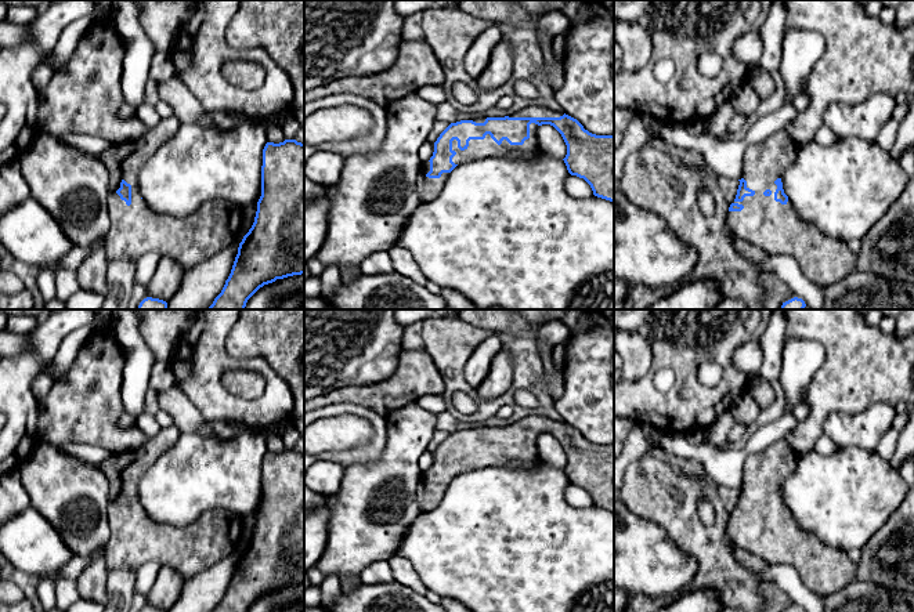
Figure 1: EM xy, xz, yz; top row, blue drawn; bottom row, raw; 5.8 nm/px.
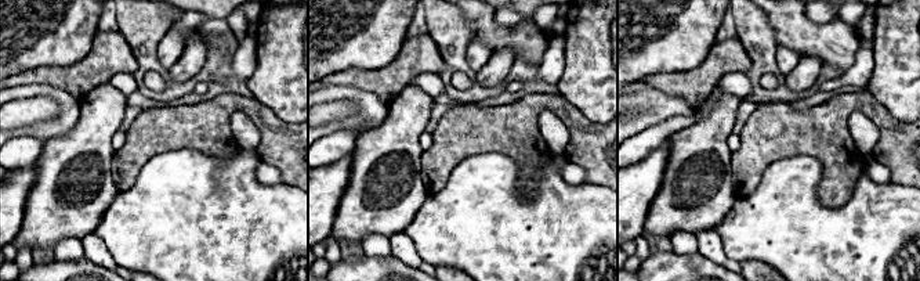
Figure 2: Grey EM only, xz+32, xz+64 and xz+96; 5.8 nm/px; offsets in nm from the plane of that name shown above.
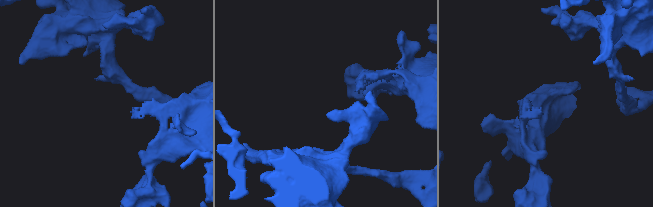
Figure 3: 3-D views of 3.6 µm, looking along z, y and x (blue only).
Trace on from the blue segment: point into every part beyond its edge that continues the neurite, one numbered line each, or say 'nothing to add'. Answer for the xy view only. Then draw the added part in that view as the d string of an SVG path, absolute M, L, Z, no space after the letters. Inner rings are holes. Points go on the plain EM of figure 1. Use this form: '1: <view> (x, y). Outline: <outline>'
1: xy (134, 540). Outline: M173 424L148 438L138 449L112 453L97 464L109 482L111 537L104 550L108 571L137 571L155 561L188 579L238 551L243 515L214 508L205 511L188 526L176 528L152 521L141 508L138 484L142 475L178 438L180 430ZM123 489L131 495L130 515L116 503Z

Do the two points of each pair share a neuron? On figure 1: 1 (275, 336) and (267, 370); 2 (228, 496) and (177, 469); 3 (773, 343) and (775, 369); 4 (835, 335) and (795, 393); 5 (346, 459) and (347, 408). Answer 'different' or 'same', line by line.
1: different
2: same
3: same
4: different
5: same

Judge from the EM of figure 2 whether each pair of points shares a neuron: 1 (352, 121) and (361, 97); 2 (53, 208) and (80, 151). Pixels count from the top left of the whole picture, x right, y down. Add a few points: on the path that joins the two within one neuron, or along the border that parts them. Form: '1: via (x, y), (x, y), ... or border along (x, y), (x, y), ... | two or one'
1: via (358, 115), (362, 111), (362, 103) | one
2: via (66, 195), (73, 187), (73, 170), (78, 165) | one

